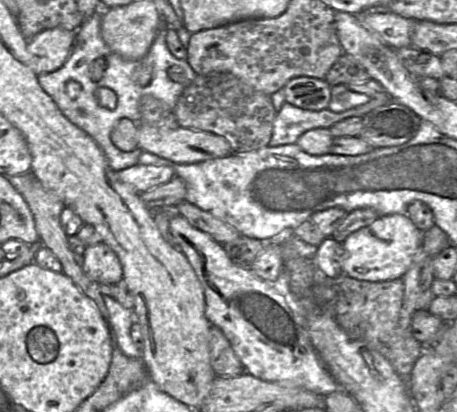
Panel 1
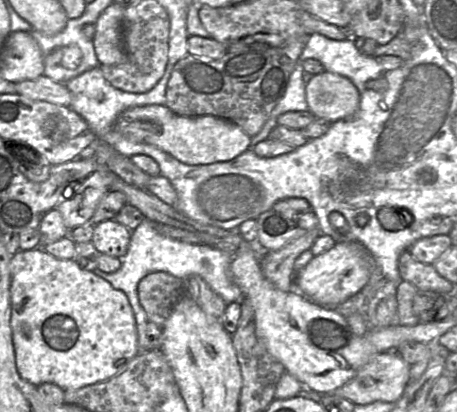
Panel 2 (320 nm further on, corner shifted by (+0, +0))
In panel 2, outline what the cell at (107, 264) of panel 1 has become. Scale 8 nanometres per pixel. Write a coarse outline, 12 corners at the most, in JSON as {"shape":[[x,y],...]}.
{"shape":[[114,219],[94,225],[99,254],[122,258],[131,230]]}

